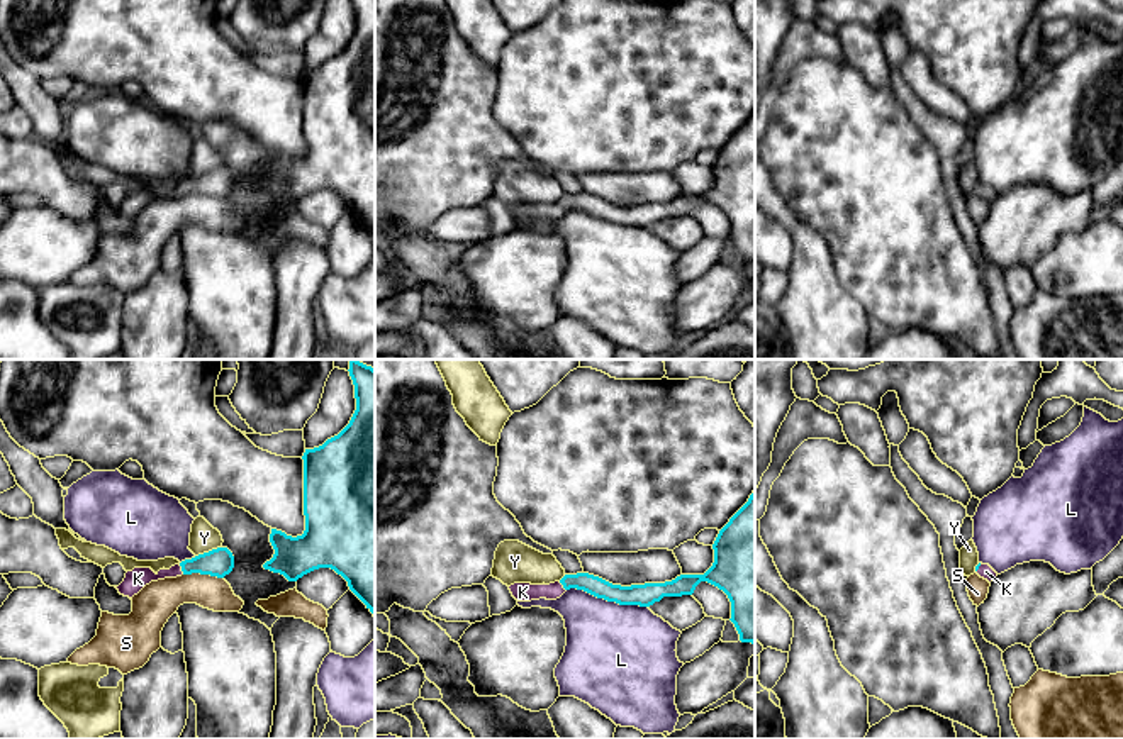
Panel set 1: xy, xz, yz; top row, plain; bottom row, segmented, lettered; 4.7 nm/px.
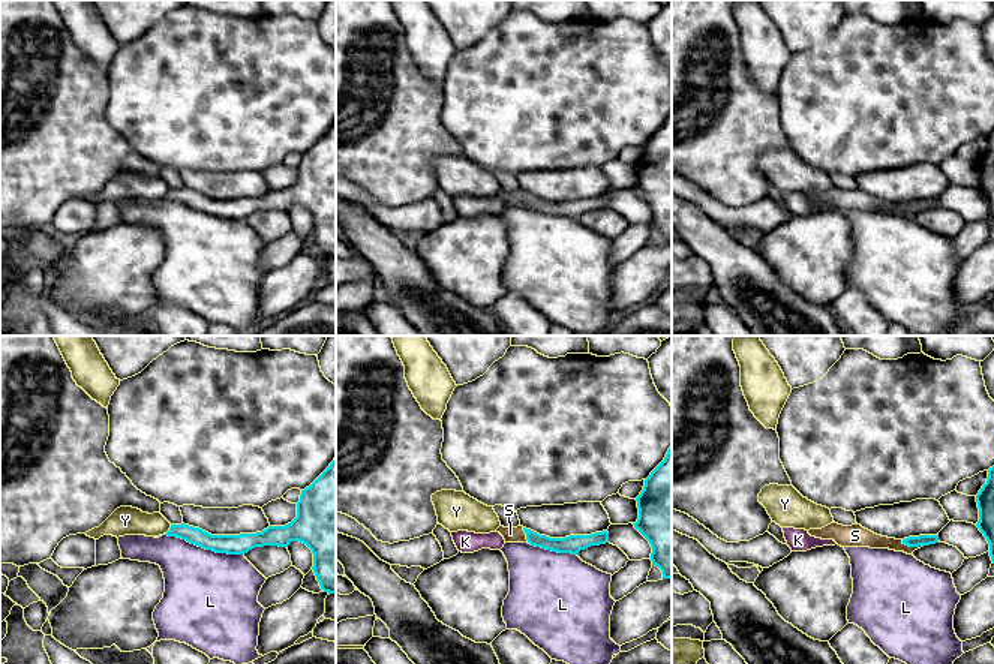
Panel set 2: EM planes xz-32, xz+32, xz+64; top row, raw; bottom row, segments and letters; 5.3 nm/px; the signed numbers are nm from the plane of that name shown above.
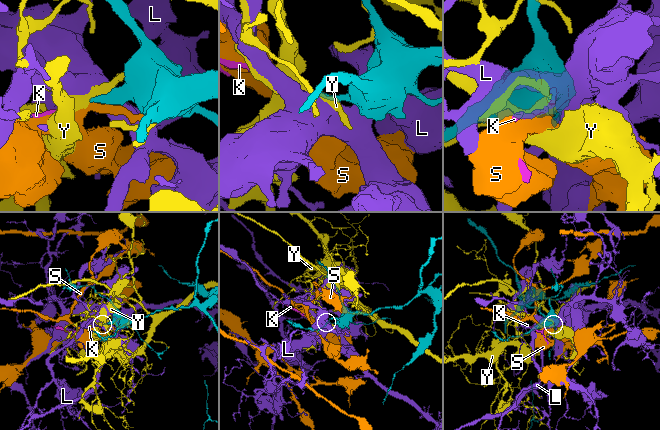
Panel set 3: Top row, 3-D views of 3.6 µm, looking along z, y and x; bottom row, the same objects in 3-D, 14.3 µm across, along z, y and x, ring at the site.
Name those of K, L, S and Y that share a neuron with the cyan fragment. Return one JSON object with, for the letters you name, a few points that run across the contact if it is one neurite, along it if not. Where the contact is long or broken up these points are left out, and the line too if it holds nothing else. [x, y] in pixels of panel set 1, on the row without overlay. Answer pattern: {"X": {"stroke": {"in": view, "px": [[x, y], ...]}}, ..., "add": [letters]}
{"K": {"stroke": {"in": "xy", "px": [[219, 182], [182, 188], [158, 197], [138, 199]]}}, "add": ["K"]}

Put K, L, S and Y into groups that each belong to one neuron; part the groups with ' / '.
K / L / S / Y

